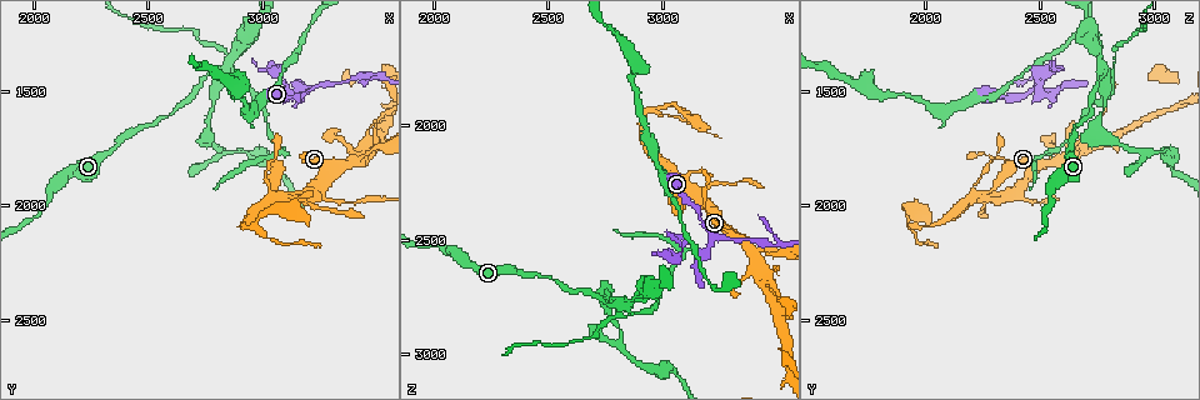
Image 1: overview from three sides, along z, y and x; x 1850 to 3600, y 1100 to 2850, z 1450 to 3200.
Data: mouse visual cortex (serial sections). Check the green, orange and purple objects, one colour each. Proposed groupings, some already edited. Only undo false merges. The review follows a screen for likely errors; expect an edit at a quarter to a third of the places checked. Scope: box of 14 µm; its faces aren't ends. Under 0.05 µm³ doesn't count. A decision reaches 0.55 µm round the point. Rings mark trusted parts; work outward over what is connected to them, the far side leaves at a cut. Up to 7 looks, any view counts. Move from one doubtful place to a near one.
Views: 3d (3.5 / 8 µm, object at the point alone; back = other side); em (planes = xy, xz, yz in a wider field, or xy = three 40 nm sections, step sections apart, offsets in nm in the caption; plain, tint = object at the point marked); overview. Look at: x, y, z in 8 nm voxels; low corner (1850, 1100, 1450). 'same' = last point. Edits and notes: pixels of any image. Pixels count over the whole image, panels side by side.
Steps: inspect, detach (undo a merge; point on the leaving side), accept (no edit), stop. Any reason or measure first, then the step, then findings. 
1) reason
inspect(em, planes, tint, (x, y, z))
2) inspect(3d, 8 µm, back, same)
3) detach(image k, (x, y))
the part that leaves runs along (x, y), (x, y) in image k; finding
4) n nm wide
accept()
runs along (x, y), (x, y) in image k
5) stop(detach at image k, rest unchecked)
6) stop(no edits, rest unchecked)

side arm on a straight run
inspect(3d, 3.5 µm, (2810, 1770, 2930))

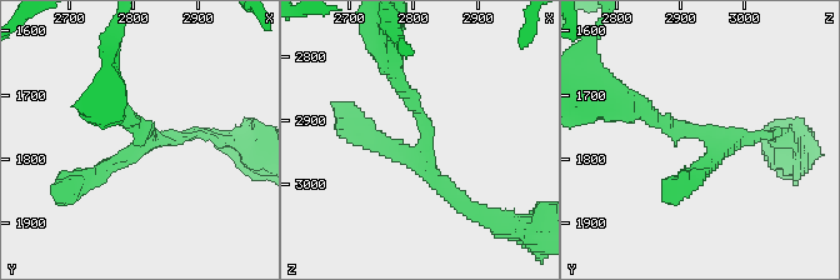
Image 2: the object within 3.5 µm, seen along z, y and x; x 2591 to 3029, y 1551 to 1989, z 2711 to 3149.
3 arms; arms of 150, 200, 200 nm; shape alone is not enough
inspect(em, xy, step 3, tint, (2820, 1760, 2940))

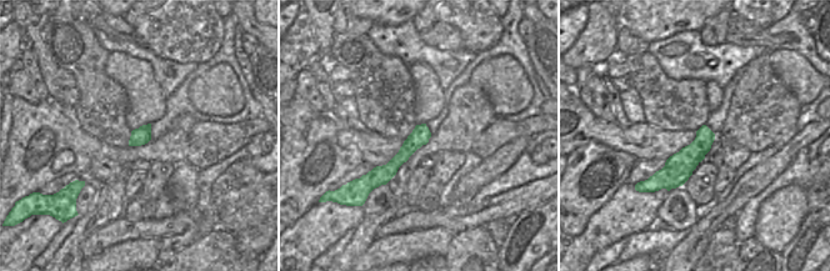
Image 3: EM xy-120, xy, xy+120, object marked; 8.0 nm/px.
accept()
runs along (395, 78), (425, 125), (429, 173), (468, 211) in image 2; all the same cell

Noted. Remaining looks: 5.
abrupt turn
inspect(3d, 3.5 µm, back, (3250, 1950, 2420))

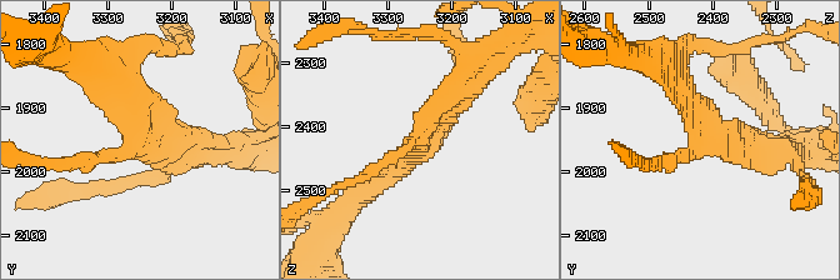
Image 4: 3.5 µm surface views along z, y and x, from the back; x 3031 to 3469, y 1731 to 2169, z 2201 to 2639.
3 arms; arms of 150, 250, 300 nm; need the tissue
inspect(em, xy, step 2, tint, (3255, 1950, 2420))

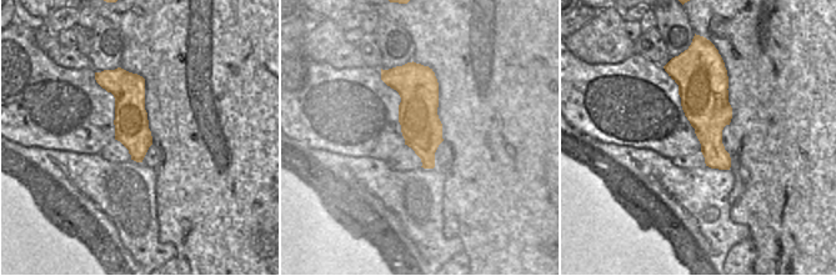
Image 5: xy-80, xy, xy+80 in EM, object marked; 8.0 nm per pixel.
another direction
inspect(em, planes, tint, same)

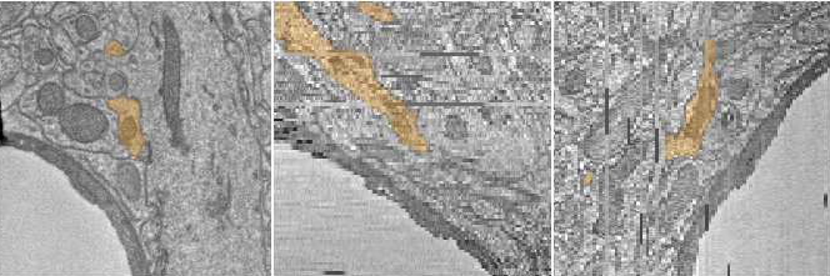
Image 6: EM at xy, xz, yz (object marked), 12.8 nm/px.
accept()
runs along (128, 63), (131, 146), (70, 161) in image 4; continuous, no second cell

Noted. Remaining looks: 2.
four arms meet
inspect(3d, 3.5 µm, (3390, 1800, 2550))

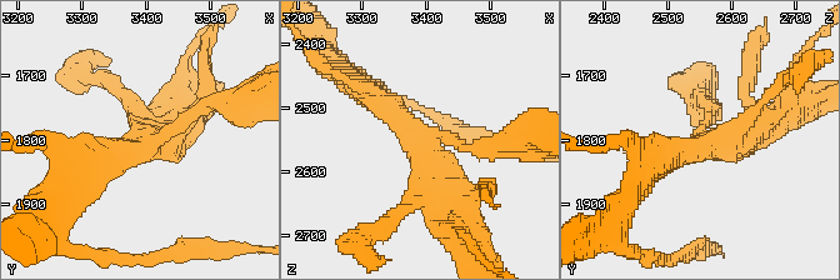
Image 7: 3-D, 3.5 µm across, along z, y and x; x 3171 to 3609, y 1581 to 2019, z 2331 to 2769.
4 arms; arms of 150, 200, 300, 350 nm; now the EM
inspect(em, planes, tint, (3395, 1815, 2555))

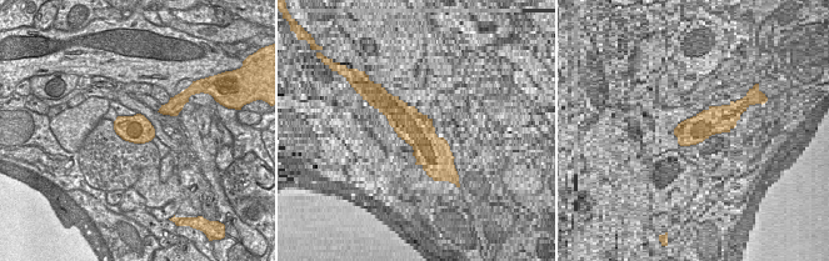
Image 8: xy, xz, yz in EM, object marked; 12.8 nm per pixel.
accept()
runs along (358, 86), (423, 141), (454, 205) in image 7; continuous, no second cell

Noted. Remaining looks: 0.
stop(no edits, rest unchecked)

